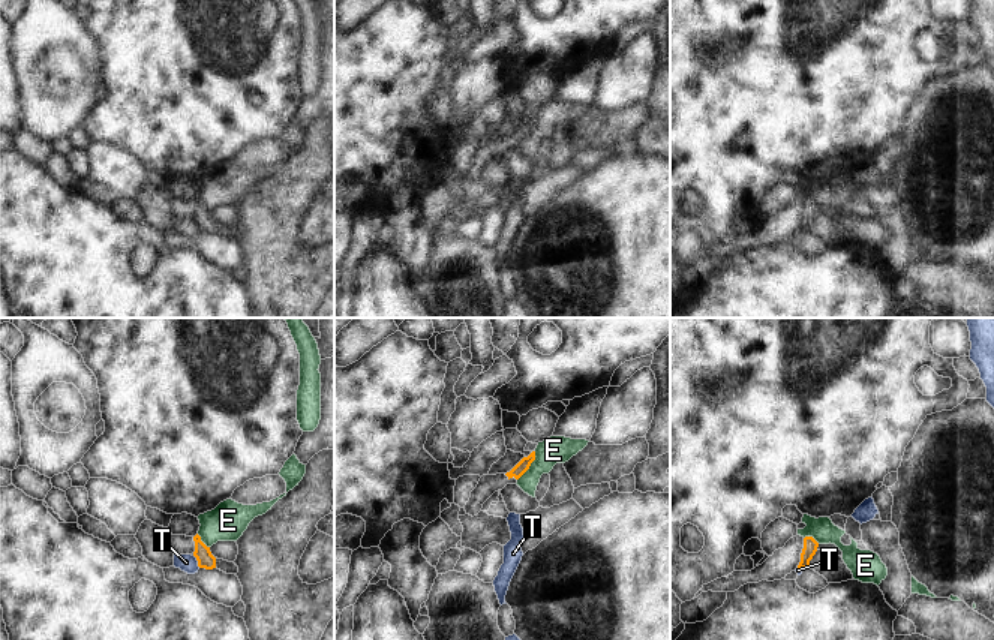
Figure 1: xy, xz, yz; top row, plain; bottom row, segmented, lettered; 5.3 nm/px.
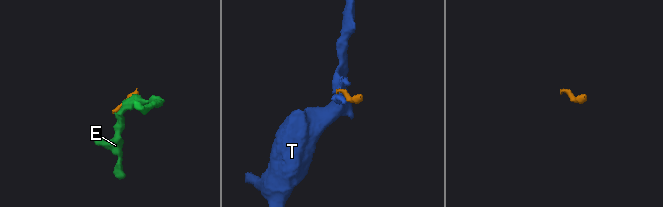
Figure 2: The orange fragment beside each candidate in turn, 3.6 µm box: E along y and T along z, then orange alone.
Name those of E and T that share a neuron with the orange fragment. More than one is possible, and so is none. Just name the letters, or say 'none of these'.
none of these

